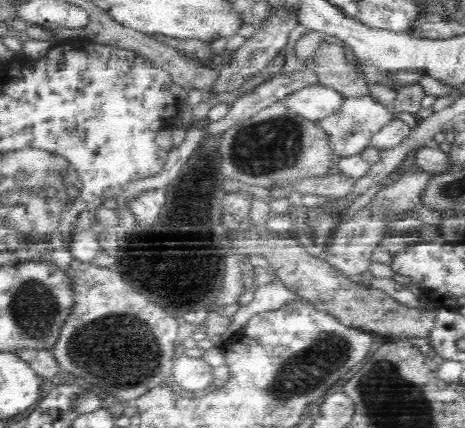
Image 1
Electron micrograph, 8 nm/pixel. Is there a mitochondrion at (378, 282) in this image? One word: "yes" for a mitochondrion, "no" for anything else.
no

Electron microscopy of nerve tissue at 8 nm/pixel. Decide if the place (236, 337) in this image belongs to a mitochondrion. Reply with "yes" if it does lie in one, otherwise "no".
no

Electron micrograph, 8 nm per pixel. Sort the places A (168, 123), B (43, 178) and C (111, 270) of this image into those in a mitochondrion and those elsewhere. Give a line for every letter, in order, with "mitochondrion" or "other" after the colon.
A: other
B: mitochondrion
C: other

